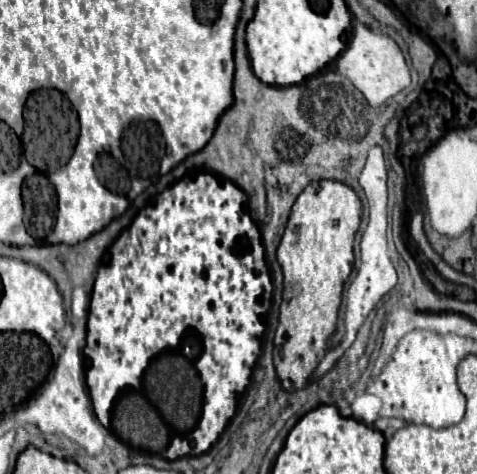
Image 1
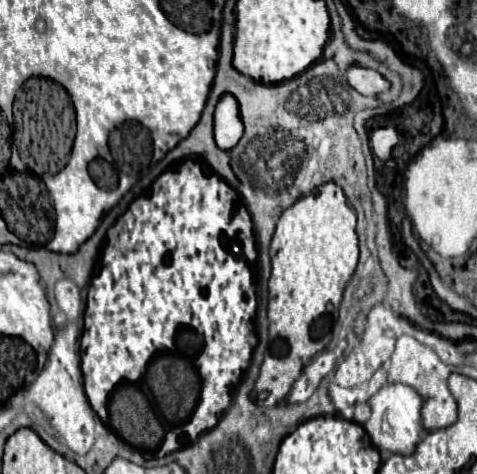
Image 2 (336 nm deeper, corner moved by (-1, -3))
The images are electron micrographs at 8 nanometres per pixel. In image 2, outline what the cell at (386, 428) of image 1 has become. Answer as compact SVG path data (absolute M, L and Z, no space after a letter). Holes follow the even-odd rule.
M386 383L380 387L366 403L370 405L370 419L364 423L366 433L374 441L374 446L379 450L386 450L391 453L410 455L414 449L414 443L420 441L422 435L422 405L424 397L402 383ZM403 442L408 442L408 449L403 451Z

